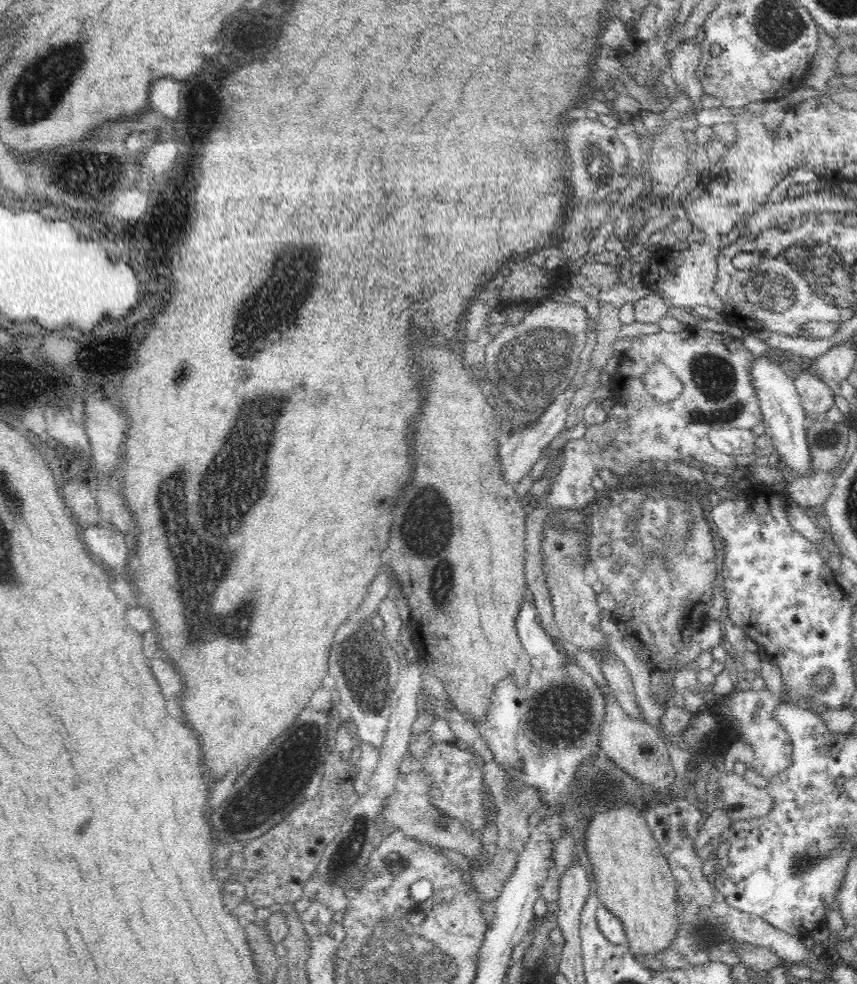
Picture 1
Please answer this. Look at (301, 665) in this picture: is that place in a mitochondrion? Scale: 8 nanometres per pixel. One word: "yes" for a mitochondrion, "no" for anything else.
no

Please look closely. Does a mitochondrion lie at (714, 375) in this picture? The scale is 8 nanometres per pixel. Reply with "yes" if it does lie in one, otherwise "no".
yes

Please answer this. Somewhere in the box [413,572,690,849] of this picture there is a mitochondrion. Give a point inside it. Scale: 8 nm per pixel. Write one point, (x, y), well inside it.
(564, 709)

